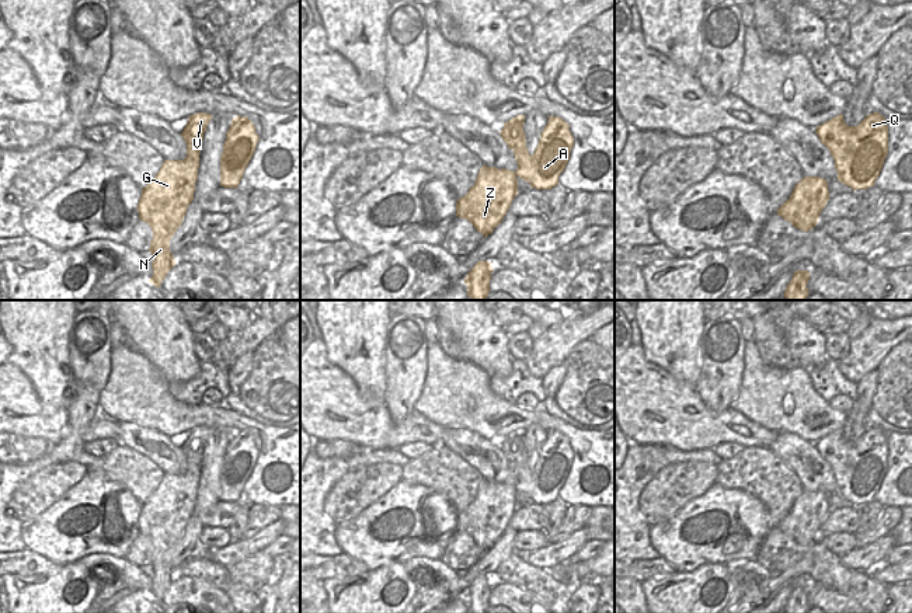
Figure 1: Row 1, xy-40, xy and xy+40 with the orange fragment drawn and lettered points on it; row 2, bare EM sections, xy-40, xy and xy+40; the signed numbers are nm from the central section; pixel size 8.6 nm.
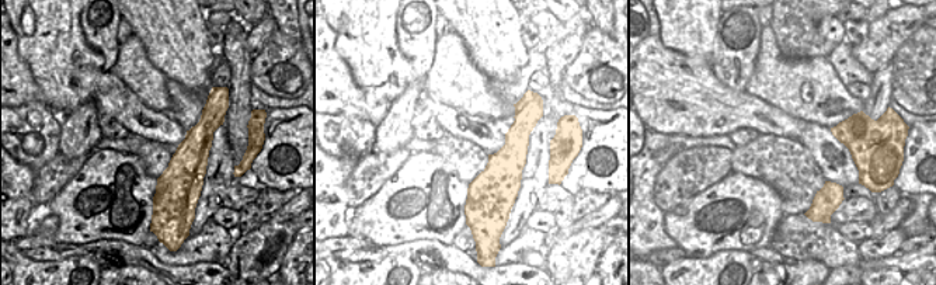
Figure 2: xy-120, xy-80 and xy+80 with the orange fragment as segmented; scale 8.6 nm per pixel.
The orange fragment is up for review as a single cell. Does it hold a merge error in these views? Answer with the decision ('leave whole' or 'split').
split

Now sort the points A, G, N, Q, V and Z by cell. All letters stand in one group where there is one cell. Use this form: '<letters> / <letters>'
A Q / G N V Z

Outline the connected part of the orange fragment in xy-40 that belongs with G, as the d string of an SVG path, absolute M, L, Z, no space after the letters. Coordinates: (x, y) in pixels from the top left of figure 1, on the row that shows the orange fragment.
M205 112L188 118L188 123L181 132L187 143L187 157L164 160L156 177L142 189L138 212L139 219L153 230L149 248L153 255L153 276L149 282L156 288L161 286L161 281L175 265L170 240L181 226L187 208L194 199L201 146L210 119L212 115Z

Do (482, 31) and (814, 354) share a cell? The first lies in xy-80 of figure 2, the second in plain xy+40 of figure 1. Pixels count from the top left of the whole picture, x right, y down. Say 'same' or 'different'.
same

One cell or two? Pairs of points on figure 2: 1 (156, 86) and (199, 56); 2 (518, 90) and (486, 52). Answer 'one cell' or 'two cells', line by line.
1: two cells
2: two cells

